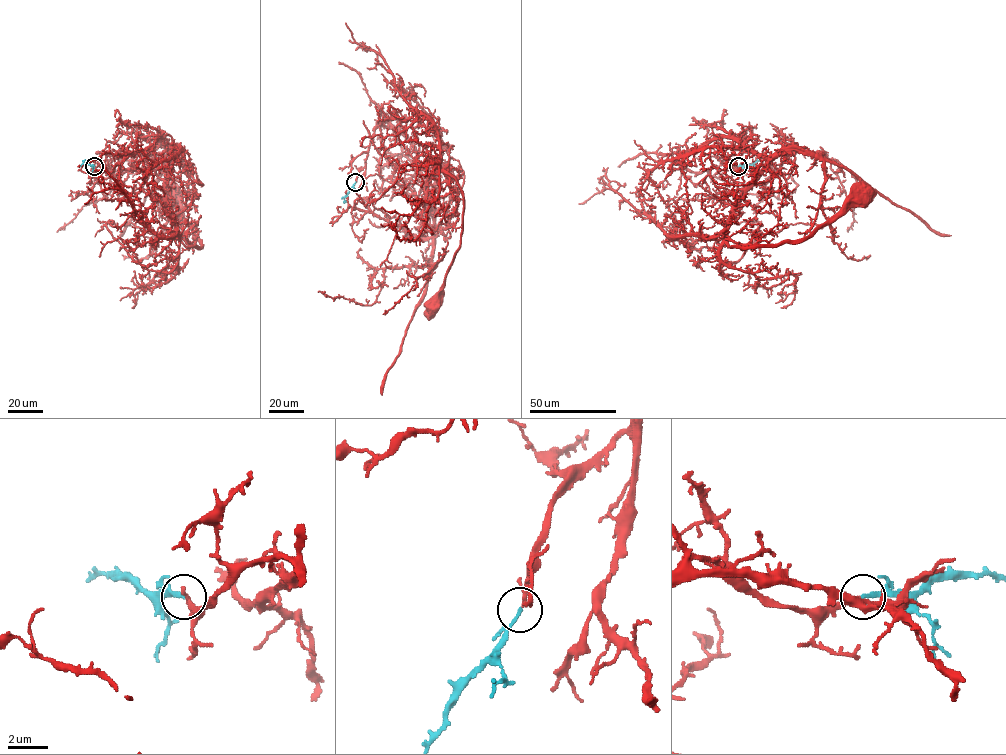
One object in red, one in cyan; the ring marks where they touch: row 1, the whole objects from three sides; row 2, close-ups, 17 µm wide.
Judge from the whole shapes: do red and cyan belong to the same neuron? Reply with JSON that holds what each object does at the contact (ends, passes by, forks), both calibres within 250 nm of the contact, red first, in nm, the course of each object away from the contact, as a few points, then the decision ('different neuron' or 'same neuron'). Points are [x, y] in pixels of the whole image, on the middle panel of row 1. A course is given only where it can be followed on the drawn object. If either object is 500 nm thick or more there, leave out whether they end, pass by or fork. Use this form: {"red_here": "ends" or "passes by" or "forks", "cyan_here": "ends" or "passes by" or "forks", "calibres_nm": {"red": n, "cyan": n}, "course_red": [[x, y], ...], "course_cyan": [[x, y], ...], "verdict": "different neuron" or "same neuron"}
{"red_here": "passes by", "cyan_here": "ends", "calibres_nm": {"red": 130, "cyan": 180}, "course_red": [[356, 182], [379, 126], [412, 145], [431, 209], [427, 180], [436, 171], [456, 180], [460, 246], [433, 302]], "course_cyan": [[355, 182], [344, 203]], "verdict": "same neuron"}

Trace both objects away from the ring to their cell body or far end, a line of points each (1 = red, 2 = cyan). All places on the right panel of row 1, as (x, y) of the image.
1: (738, 166), (690, 172), (682, 159), (731, 137), (765, 161), (732, 215), (730, 247), (802, 241), (858, 199)
2: (738, 166), (759, 161)

